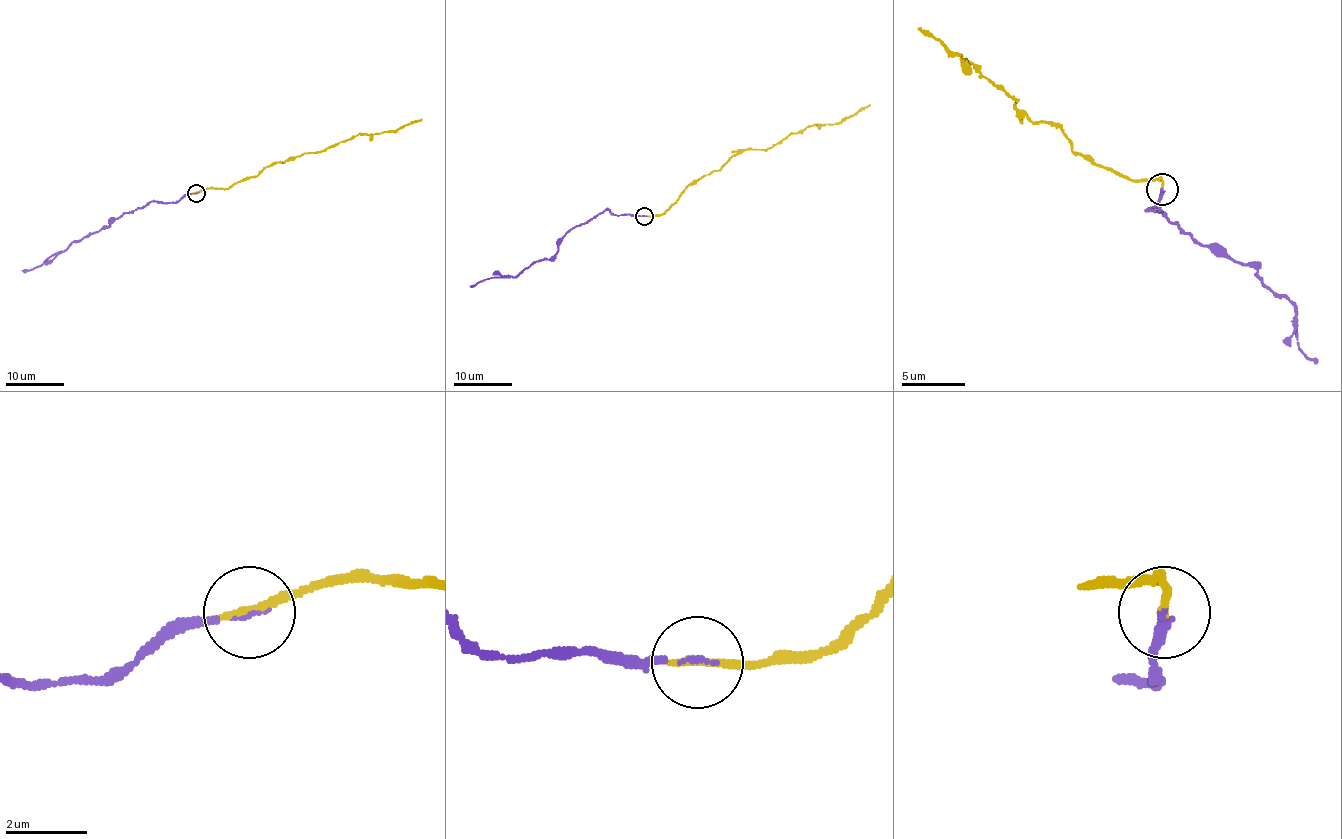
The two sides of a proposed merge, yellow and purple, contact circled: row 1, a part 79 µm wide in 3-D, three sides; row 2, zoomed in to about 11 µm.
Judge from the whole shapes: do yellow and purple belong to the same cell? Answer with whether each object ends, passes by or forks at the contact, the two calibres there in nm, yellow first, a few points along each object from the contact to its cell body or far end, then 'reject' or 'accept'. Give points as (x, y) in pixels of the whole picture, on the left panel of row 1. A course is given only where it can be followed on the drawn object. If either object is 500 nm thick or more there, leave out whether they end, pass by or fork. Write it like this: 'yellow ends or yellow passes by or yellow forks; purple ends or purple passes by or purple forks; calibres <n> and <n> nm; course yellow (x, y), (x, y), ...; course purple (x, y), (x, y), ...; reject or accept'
yellow ends; purple ends; calibres 240 and 90 nm; course yellow (196, 193), (228, 189), (242, 179), (255, 177), (273, 164), (323, 151), (360, 134), (390, 132), (422, 119); course purple (196, 193), (186, 193), (174, 202), (154, 202), (124, 212), (109, 225), (50, 255), (40, 265), (21, 270); accept

